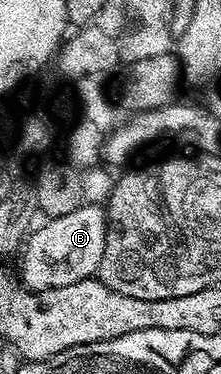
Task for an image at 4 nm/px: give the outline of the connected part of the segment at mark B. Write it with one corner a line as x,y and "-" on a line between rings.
84,203
67,215
50,218
45,225
32,230
21,251
21,281
33,293
59,286
73,285
81,280
92,278
98,274
101,257
104,255
105,235
107,234
106,210
99,204

